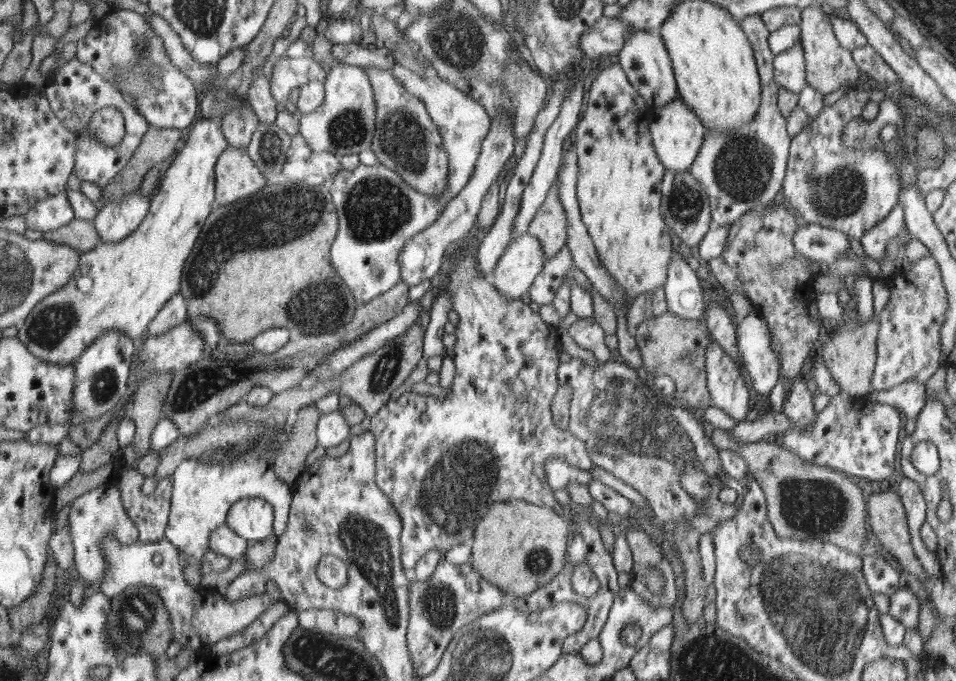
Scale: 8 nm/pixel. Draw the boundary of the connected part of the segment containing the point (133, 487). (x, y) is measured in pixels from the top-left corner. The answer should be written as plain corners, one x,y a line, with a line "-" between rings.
134,468
124,469
118,479
118,490
122,492
122,505
141,532
142,543
154,543
165,538
165,530
172,511
173,484
171,477
158,482
154,492
142,494
144,476

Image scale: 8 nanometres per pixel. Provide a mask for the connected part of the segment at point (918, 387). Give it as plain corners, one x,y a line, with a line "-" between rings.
908,380
886,390
872,390
868,399
898,408
906,414
907,419
916,418
926,403
924,382

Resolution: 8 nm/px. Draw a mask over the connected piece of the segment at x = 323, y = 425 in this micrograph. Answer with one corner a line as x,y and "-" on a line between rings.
339,409
320,415
316,426
317,444
326,449
351,440
350,427
351,423

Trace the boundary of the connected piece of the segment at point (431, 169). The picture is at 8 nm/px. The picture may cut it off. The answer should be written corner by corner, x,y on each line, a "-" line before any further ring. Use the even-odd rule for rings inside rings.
372,66
362,67
370,76
374,86
374,100
377,110
377,130
374,131
374,142
371,148
377,156
378,164
394,169
406,183
416,191
440,197
446,191
449,182
449,155
446,152
442,132
426,109
426,104
414,93
406,91
402,83
394,77
392,69
380,70

